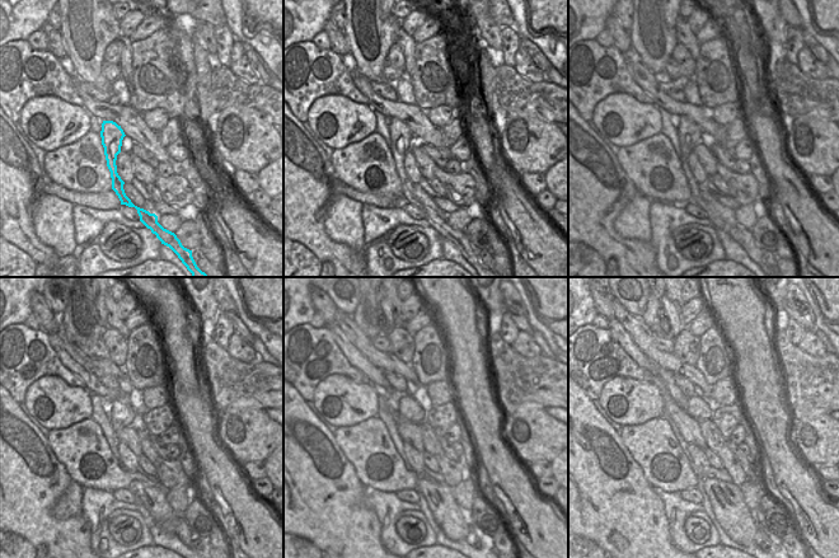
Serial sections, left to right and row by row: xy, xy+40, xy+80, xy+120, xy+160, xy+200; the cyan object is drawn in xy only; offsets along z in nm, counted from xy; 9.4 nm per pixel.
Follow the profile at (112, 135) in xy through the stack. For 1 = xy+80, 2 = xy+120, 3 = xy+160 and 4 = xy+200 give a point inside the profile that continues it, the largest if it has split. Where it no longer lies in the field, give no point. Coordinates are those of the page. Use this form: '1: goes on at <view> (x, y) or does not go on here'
1: goes on at xy+80 (689, 132)
2: goes on at xy+120 (122, 415)
3: goes on at xy+160 (408, 408)
4: goes on at xy+200 (697, 407)

